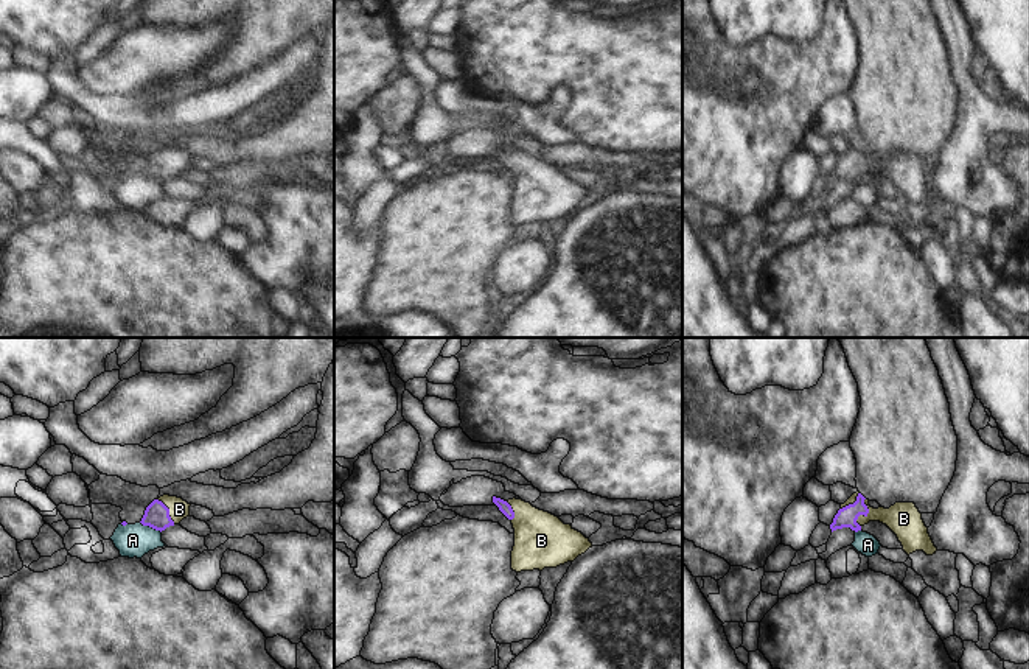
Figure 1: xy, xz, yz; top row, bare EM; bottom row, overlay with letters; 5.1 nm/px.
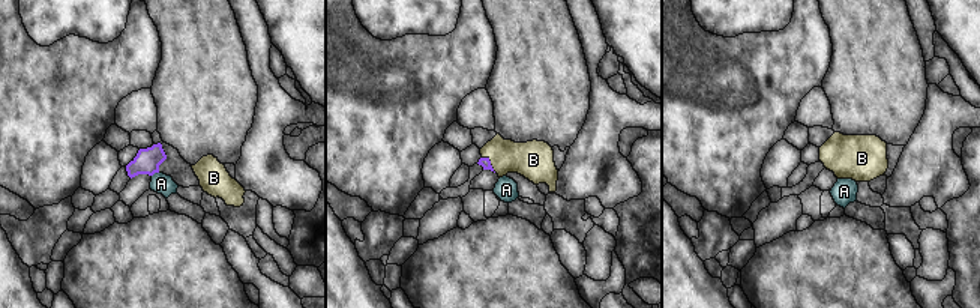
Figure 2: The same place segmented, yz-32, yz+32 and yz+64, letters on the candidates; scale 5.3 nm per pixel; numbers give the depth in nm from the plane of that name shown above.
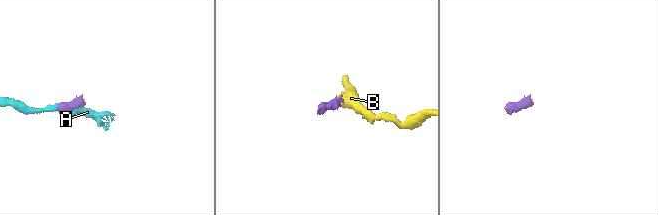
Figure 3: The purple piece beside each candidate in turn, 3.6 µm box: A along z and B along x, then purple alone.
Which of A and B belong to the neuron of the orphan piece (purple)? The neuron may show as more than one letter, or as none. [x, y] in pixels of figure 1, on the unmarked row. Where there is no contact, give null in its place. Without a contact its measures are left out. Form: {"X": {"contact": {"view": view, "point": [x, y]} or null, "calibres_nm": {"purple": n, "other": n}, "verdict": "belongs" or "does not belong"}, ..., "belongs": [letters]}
{"A": {"contact": {"view": "xy", "point": [151, 178]}, "calibres_nm": {"purple": 130, "other": 180}, "verdict": "does not belong"}, "B": {"contact": {"view": "yz", "point": [865, 167]}, "calibres_nm": {"purple": 110, "other": 180}, "verdict": "belongs"}, "belongs": ["B"]}

